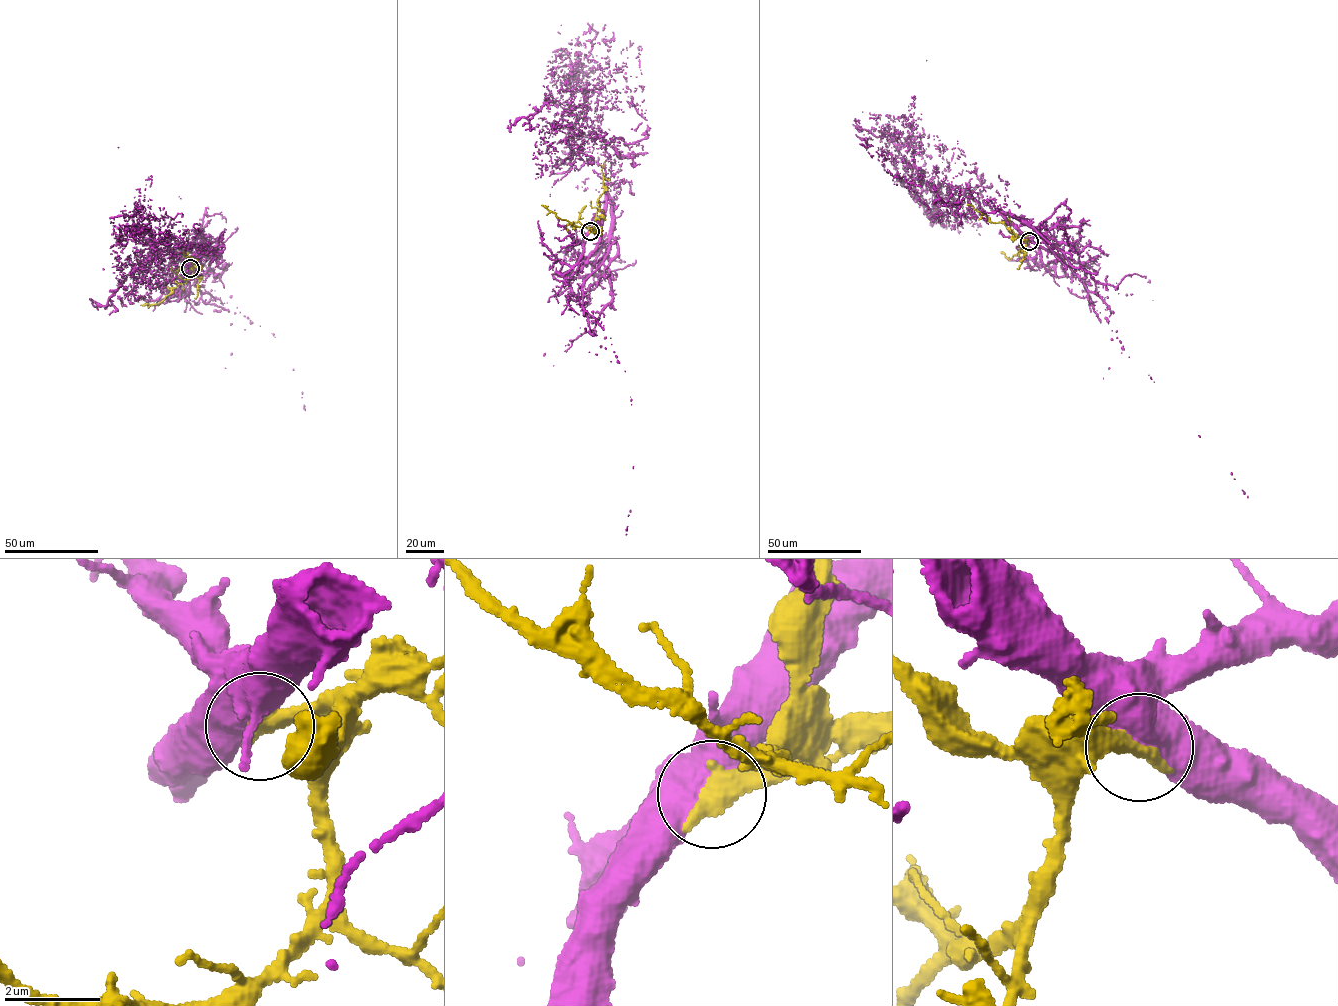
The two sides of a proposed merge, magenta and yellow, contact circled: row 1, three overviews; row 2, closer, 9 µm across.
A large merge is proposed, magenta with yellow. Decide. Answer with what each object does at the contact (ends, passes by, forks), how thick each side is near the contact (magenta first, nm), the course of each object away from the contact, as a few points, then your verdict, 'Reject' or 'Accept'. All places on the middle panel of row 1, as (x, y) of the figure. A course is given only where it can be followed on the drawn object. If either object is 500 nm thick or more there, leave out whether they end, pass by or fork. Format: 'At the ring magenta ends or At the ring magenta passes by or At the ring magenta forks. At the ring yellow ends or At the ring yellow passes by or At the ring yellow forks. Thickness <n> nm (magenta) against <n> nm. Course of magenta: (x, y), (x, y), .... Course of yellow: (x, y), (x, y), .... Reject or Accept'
Thickness 850 nm (magenta) against 440 nm. Course of magenta: (589, 232), (608, 173), (573, 158), (561, 114), (587, 91), (566, 74), (548, 94), (593, 150). Course of yellow: (590, 232), (593, 230), (597, 202), (603, 192), (604, 161). Reject

